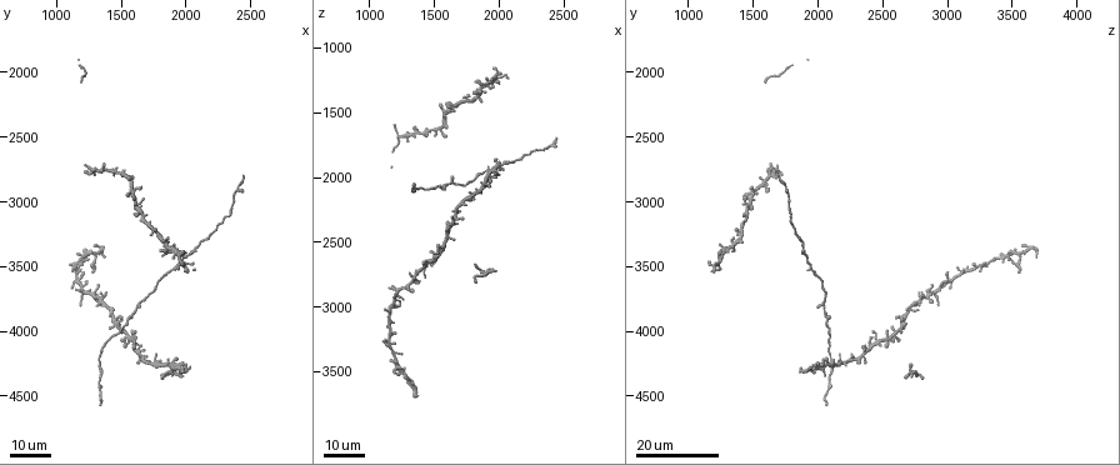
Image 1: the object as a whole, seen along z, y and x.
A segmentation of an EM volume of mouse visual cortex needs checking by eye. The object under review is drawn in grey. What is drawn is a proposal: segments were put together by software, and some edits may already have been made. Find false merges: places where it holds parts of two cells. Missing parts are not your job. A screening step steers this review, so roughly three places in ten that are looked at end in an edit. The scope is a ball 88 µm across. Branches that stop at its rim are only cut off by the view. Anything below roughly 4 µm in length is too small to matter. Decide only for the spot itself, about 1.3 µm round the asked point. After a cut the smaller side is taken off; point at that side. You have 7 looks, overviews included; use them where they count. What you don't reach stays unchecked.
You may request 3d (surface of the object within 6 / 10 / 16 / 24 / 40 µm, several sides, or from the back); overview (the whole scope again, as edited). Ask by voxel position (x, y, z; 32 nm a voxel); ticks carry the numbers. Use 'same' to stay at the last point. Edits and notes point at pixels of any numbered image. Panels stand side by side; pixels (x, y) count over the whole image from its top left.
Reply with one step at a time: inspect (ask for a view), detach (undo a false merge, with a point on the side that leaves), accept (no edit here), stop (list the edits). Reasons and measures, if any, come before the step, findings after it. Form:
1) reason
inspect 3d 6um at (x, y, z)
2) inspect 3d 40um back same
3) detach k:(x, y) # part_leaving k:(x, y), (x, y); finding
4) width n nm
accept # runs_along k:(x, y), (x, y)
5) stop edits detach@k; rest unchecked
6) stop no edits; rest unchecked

thick turns thin
inspect 3d 16um at (1560, 2840, 1580)

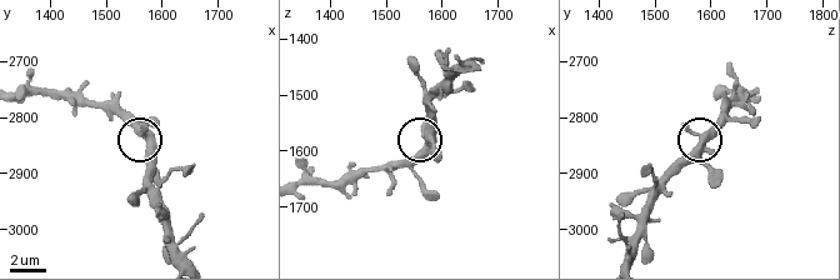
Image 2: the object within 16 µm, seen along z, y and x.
inspect 3d 6um at (1575, 2835, 1590)

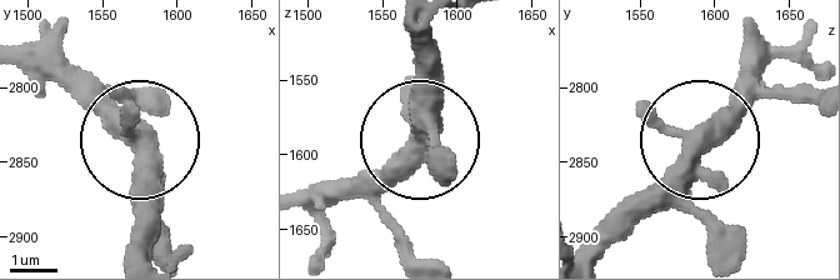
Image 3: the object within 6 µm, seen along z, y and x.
width 400 nm
accept # runs_along 3:(153, 254), (149, 146), (74, 68); all the same cell

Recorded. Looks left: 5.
inspect 3d 16um at (2020, 3400, 1880)

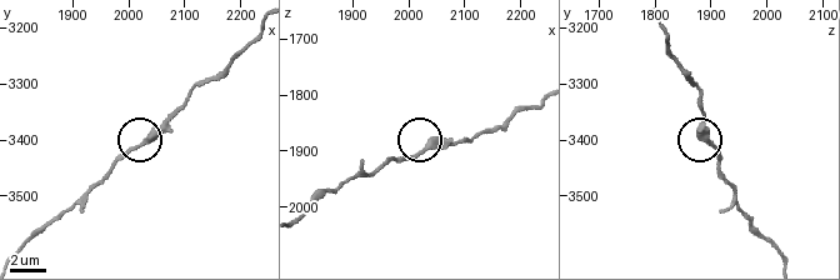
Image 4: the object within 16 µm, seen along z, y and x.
zoom in
inspect 3d 6um at (2035, 3390, 1885)

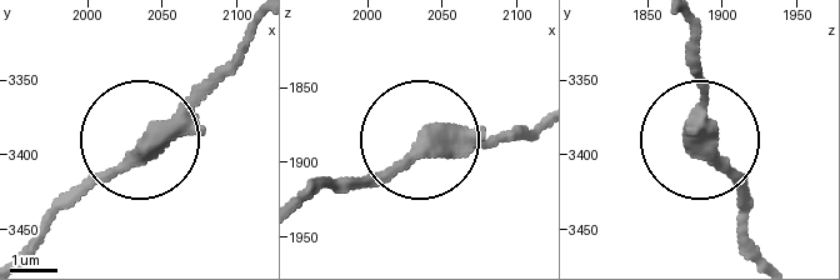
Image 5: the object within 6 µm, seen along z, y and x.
inspect 3d 6um back at (2040, 3394, 1882)

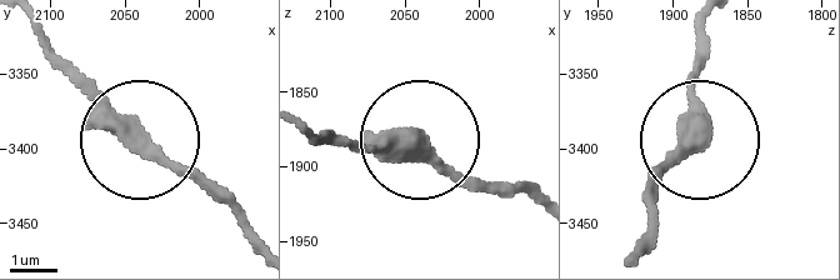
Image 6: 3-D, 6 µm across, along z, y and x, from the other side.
accept # runs_along 6:(641, 233), (650, 184), (705, 125), (694, 33); all the same cell

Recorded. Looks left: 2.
narrows sharply
inspect 3d 16um at (2340, 3060, 1780)

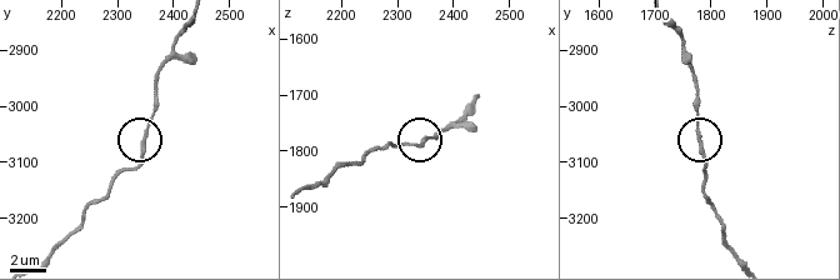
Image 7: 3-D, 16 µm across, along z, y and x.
closer look
inspect 3d 10um at (2355, 3035, 1775)

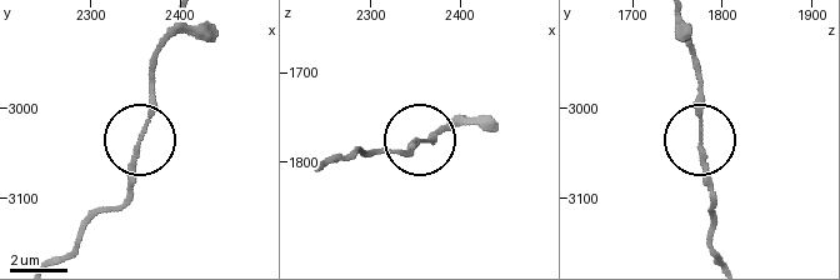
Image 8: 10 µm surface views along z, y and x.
accept # runs_along 8:(58, 259), (94, 215), (128, 194), (151, 108), (151, 68); continuous, no second cell

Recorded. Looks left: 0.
stop no edits; rest unchecked

